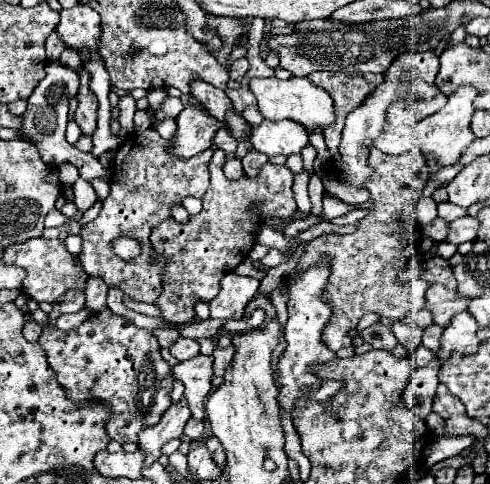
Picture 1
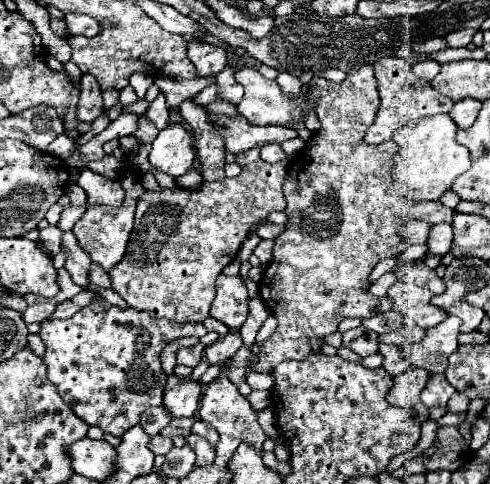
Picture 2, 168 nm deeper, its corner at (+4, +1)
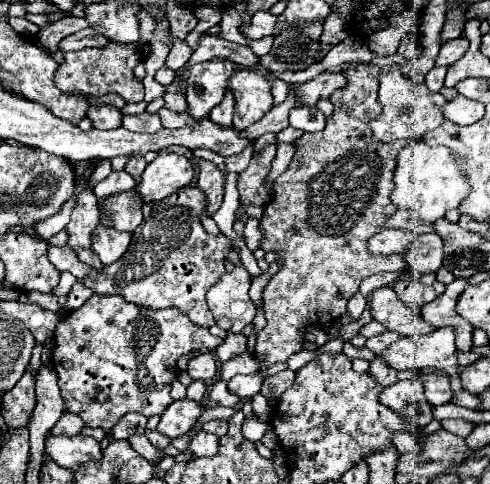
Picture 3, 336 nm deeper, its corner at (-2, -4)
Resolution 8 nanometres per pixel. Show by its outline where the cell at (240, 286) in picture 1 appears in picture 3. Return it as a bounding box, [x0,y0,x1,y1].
[206,265,256,333]

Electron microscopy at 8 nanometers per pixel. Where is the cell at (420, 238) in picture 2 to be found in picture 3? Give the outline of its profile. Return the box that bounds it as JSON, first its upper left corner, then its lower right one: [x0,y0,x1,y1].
[368,229,416,255]

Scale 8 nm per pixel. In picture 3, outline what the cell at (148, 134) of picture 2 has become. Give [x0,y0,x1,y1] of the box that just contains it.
[124,111,162,133]

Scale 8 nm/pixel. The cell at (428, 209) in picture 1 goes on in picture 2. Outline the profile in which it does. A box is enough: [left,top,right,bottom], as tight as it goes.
[390,114,470,200]

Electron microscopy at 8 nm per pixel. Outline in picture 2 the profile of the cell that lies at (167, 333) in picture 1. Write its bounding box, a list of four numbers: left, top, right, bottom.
[160,338,198,374]

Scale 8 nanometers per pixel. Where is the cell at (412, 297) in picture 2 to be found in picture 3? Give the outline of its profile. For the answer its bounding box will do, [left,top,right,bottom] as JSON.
[370,287,432,337]

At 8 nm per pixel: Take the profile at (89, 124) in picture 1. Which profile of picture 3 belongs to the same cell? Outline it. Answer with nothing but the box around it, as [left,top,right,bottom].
[88,105,122,129]

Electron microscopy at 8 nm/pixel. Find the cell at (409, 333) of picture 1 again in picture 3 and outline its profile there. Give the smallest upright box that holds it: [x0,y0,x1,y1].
[368,359,412,387]

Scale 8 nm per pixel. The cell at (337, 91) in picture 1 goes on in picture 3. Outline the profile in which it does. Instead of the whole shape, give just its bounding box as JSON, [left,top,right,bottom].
[256,65,408,371]

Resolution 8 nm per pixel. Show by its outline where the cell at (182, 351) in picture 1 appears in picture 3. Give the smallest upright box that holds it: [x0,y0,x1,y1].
[188,353,216,381]

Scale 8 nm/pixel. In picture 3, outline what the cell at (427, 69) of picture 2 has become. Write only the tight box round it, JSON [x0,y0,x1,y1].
[426,67,446,91]

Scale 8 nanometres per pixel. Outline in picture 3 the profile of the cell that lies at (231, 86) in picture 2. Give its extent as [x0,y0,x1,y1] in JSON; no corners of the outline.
[210,91,234,125]

